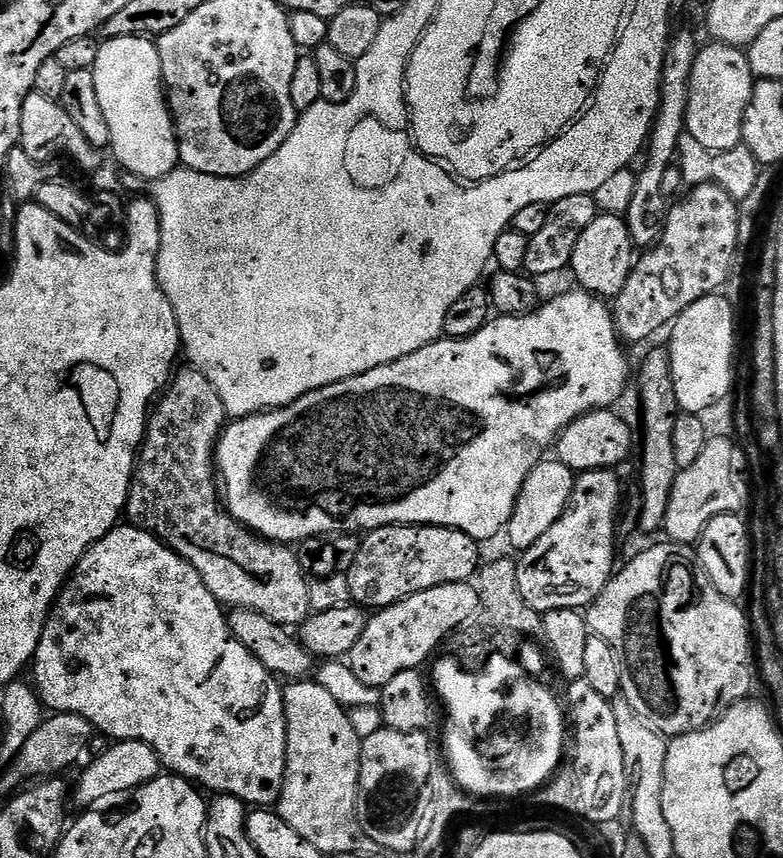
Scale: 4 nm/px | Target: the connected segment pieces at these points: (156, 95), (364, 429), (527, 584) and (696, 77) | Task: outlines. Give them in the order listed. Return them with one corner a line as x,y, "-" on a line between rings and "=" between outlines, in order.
149,37
114,38
104,40
98,50
98,62
92,67
94,87
98,89
98,103
106,114
106,126
110,126
110,152
129,176
139,176
141,181
155,182
170,174
180,164
180,151
176,141
176,127
172,112
168,109
168,97
164,91
162,66
155,43
=
583,290
575,291
564,292
553,300
545,299
535,312
525,312
522,316
497,315
489,319
482,330
467,338
438,339
433,344
422,346
422,350
414,350
414,354
406,354
406,358
398,358
386,366
366,370
366,374
322,386
281,408
233,419
216,441
216,471
226,511
257,536
289,546
313,538
332,538
337,534
367,534
391,524
433,524
439,528
457,528
477,542
492,540
499,532
501,535
508,527
516,499
530,470
534,470
534,466
549,455
550,449
560,439
560,431
587,412
596,412
599,408
611,409
612,403
623,394
624,387
630,384
628,360
624,357
626,348
616,335
611,307
601,297
591,296
=
610,468
579,473
562,518
519,557
518,590
526,606
535,612
587,609
612,579
617,567
616,515
620,512
620,480
616,475
=
708,42
696,53
694,70
690,74
690,98
686,114
686,130
694,136
699,145
704,146
708,153
720,153
734,150
742,144
742,122
746,114
746,106
752,97
754,77
748,61
747,51
735,48
733,44

